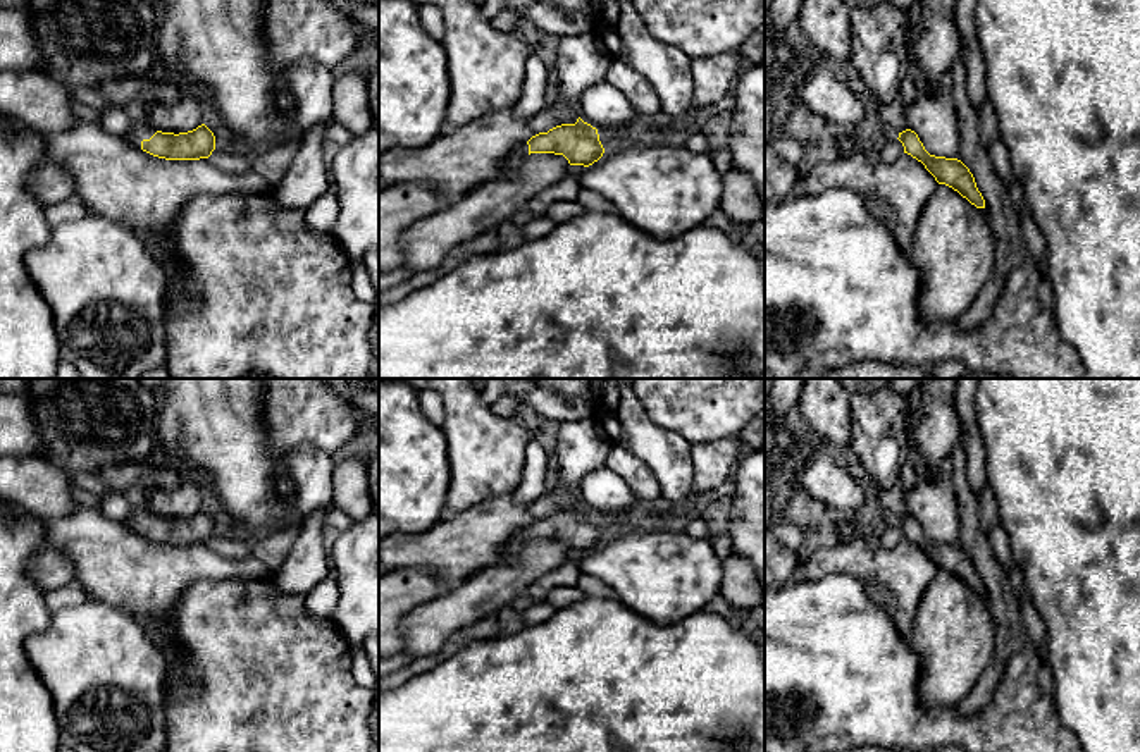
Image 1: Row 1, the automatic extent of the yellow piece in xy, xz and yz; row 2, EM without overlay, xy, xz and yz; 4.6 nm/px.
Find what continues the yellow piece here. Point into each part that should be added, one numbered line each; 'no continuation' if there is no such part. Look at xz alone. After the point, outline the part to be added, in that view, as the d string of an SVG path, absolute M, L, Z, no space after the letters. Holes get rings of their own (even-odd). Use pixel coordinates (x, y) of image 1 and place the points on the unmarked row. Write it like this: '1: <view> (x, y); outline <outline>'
1: xz (512, 548); outline M522 528L517 535L513 535L503 547L501 547L501 559L503 563L511 563L520 554L522 546L529 542L529 530Z

